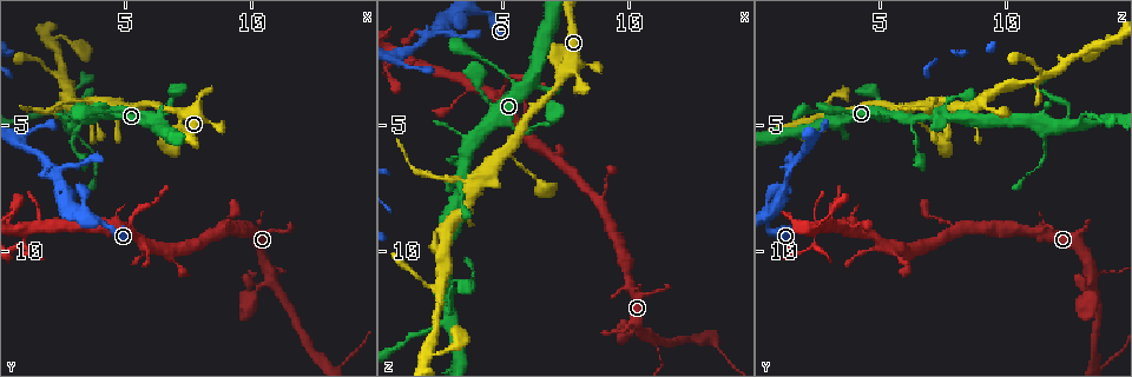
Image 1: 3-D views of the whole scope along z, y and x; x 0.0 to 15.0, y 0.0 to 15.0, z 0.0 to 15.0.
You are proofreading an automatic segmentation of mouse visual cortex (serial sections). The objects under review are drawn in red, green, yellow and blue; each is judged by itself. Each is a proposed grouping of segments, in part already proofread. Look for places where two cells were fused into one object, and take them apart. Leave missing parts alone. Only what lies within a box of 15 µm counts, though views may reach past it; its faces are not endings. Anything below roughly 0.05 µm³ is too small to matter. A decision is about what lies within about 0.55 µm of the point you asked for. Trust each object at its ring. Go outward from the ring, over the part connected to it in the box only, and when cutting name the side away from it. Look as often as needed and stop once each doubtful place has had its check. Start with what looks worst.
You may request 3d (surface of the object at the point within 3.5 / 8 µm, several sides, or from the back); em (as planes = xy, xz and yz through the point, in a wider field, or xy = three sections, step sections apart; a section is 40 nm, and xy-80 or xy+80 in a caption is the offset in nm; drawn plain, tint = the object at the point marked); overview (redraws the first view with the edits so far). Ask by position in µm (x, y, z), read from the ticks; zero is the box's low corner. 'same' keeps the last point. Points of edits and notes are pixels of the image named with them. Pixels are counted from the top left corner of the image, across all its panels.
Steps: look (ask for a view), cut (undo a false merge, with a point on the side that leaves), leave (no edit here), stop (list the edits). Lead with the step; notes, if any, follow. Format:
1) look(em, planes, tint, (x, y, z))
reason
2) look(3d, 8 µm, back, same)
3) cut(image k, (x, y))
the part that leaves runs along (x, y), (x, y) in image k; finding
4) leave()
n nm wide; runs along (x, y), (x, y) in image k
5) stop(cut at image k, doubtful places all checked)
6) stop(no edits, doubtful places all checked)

look(em, xy, step 1, tint, (3.2, 5.5, 11.6))
thick turns thin

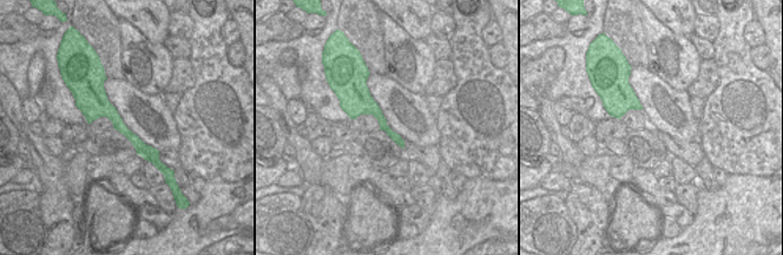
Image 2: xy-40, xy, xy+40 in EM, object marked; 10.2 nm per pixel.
look(3d, 3.5 µm, same)

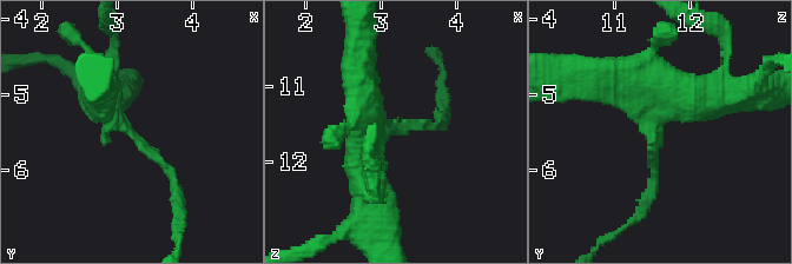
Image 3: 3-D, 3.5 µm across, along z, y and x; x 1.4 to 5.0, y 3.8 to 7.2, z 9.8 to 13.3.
leave()
arms of 150, 450 nm; continuous, no second cell

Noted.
look(3d, 3.5 µm, (2.3, 7.4, 1.2))
thin arm on a thick one

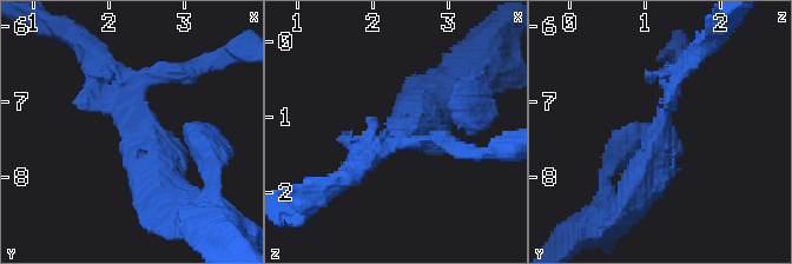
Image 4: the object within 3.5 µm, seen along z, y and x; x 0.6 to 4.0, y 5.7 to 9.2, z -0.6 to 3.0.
look(em, xy, step 3, tint, (2.30, 7.45, 1.25))

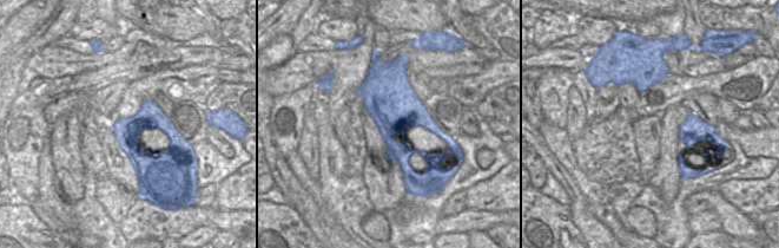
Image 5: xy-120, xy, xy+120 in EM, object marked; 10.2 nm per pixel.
leave()
500 nm wide; runs along (170, 195), (133, 158), (105, 64) in image 4; one cell here

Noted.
look(3d, 3.5 µm, (3.6, 3.9, 7.2))
small branch off a trunk

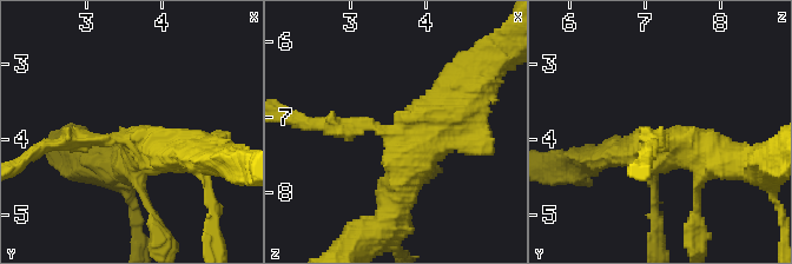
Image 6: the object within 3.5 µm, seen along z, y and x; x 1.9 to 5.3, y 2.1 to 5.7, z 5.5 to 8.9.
look(em, planes, tint, (3.60, 4.00, 7.20))

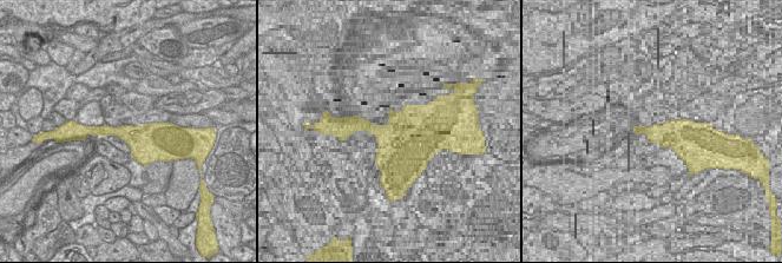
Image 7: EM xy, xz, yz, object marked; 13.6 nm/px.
look(em, xy, step 5, tint, same)

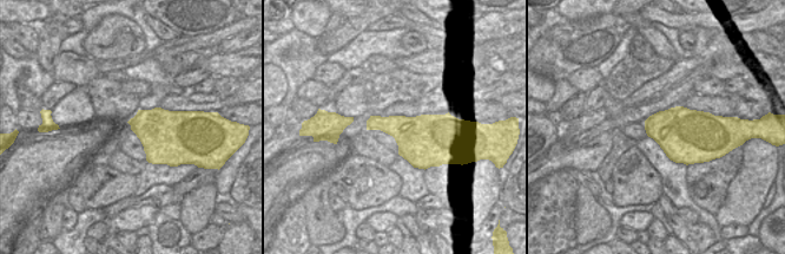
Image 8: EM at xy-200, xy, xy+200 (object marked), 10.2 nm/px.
leave()
runs along (466, 87), (418, 136), (390, 217) in image 6; one cell here

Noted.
stop(no edits, doubtful places all checked)

